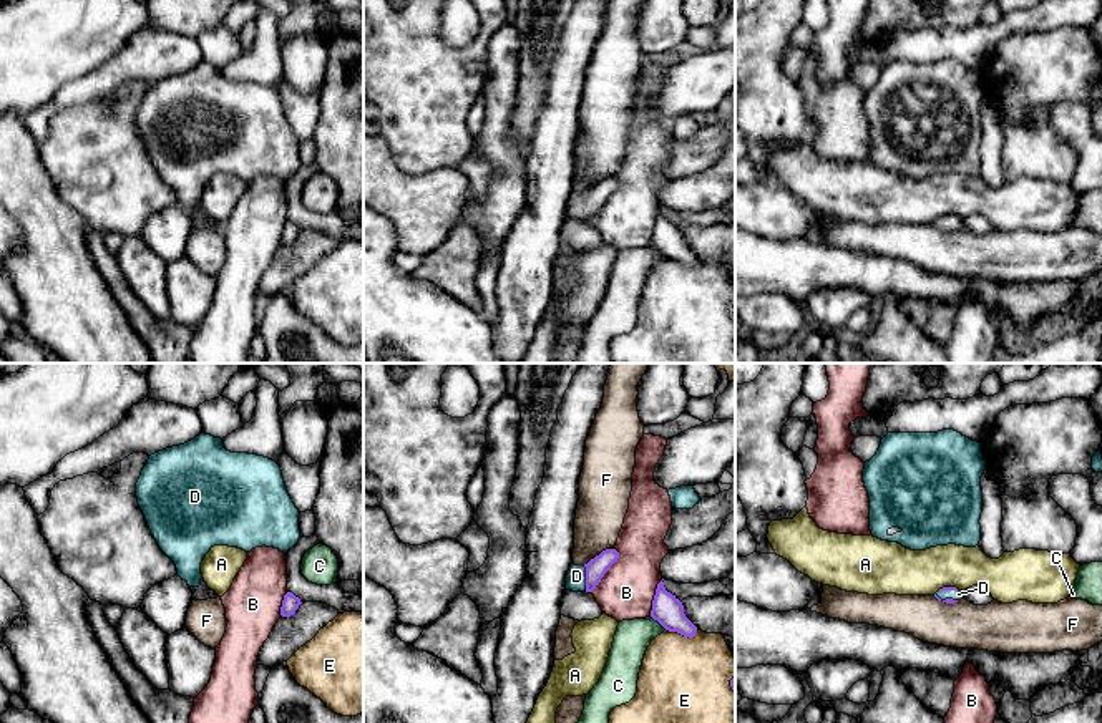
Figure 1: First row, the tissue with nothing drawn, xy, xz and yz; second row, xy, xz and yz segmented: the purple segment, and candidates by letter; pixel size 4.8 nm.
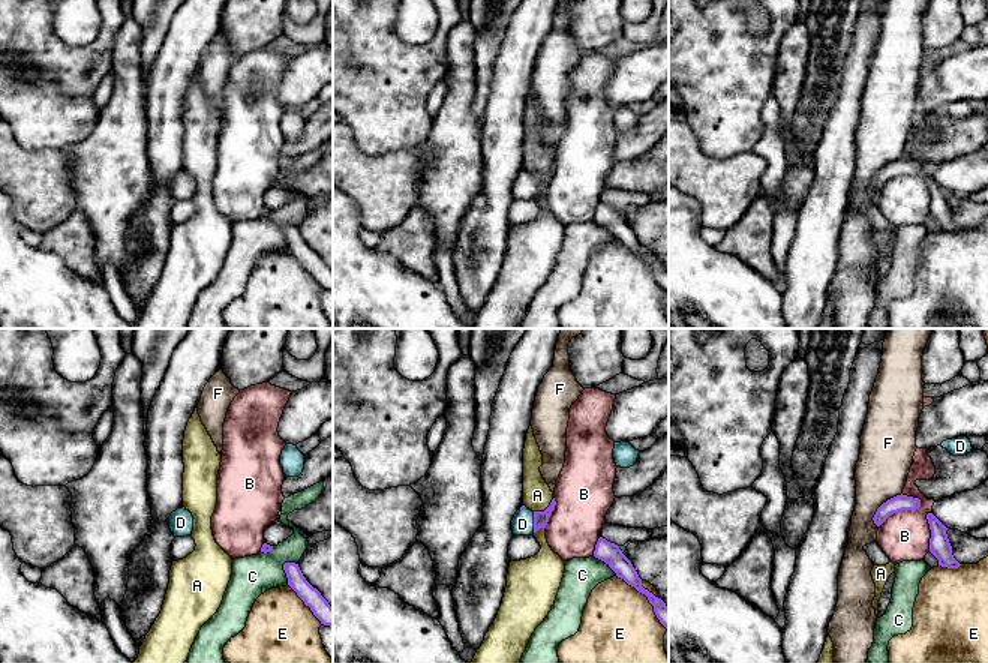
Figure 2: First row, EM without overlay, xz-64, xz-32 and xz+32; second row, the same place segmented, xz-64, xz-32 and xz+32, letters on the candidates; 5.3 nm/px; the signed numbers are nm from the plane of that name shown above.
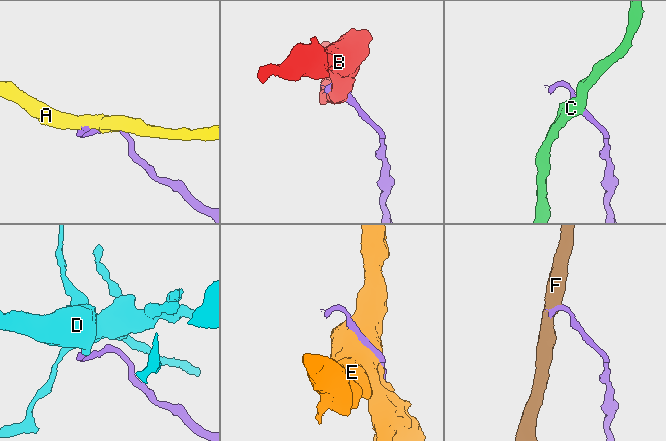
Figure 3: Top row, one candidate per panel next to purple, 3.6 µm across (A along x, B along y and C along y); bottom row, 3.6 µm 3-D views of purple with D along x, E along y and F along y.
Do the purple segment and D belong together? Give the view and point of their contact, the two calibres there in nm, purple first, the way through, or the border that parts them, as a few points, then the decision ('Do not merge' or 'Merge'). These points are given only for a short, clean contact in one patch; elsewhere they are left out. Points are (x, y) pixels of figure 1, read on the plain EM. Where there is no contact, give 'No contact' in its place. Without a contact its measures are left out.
Touches purple at xz (586, 208). Thickness 100 nm (purple) against 100 nm. Path across: xz (596, 196), (586, 208), (576, 204). Merge

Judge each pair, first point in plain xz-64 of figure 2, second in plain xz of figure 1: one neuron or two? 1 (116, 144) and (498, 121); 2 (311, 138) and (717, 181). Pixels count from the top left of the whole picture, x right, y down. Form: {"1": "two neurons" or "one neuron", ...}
{"1": "one neuron", "2": "two neurons"}

